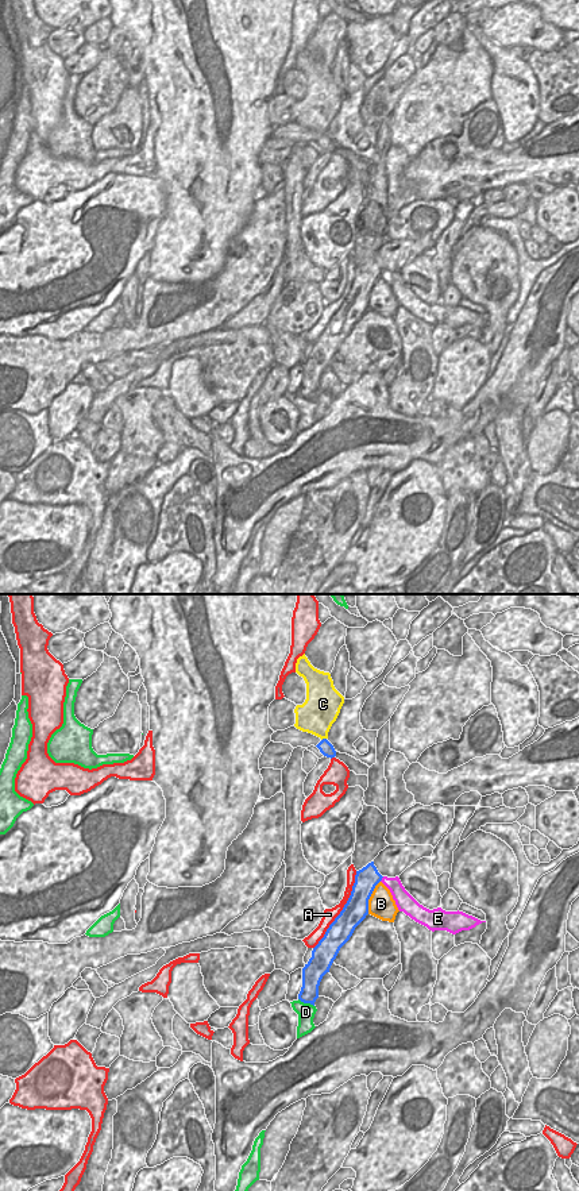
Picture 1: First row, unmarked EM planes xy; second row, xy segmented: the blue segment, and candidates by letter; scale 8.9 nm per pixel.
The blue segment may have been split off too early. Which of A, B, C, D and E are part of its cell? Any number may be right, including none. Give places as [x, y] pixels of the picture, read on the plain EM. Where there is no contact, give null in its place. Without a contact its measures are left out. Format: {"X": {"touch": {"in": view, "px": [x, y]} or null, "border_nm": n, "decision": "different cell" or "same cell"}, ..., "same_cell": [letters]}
{"A": {"touch": {"in": "xy", "px": [342, 305]}, "border_nm": 800, "decision": "different cell"}, "B": {"touch": {"in": "xy", "px": [370, 290]}, "border_nm": 320, "decision": "different cell"}, "C": {"touch": {"in": "xy", "px": [323, 134]}, "border_nm": 60, "decision": "same cell"}, "D": {"touch": {"in": "xy", "px": [307, 397]}, "border_nm": 160, "decision": "different cell"}, "E": {"touch": {"in": "xy", "px": [381, 274]}, "border_nm": 60, "decision": "different cell"}, "same_cell": ["C"]}

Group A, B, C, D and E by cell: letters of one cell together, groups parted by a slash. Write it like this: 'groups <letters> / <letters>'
groups A / B / C / D / E

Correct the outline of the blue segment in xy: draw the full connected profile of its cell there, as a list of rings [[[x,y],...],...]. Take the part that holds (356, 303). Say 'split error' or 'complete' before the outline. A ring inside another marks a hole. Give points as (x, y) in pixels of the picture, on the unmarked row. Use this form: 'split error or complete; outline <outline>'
complete; outline [[[374,257],[356,266],[355,278],[347,298],[329,320],[324,332],[313,343],[312,352],[302,363],[302,382],[298,389],[301,397],[314,401],[323,371],[329,367],[340,343],[368,309],[368,294],[382,273]]]

